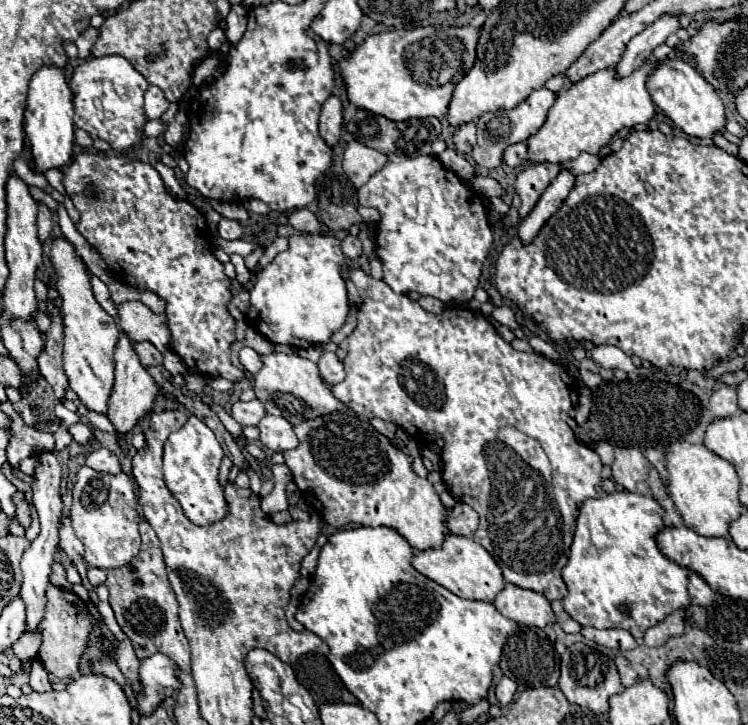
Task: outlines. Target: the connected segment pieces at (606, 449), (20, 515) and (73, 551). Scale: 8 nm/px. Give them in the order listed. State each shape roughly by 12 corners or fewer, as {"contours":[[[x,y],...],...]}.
{"contours":[[[608,442],[596,446],[602,464],[614,462],[614,450]],[[20,492],[12,496],[16,506],[16,520],[20,526],[30,526],[28,502]],[[62,518],[60,546],[78,566],[82,578],[88,564],[84,546],[76,538],[70,518]]]}

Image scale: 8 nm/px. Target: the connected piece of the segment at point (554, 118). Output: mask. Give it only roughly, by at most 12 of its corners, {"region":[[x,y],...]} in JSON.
{"region":[[644,60],[560,90],[526,140],[530,162],[598,154],[618,130],[648,124],[656,106]]}

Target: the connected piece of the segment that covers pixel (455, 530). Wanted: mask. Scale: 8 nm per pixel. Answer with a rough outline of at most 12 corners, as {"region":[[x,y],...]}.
{"region":[[464,502],[448,514],[448,530],[470,538],[478,514]]}

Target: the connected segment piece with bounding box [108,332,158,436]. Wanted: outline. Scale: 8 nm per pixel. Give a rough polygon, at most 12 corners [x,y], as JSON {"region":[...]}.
{"region":[[120,332],[108,418],[126,436],[158,386]]}

